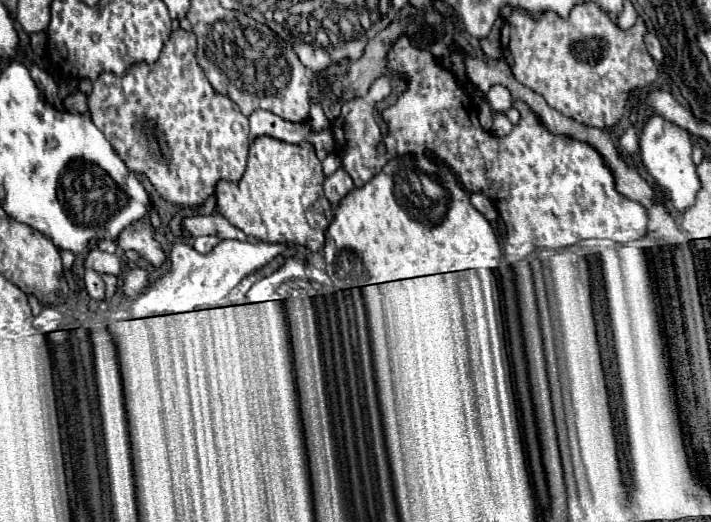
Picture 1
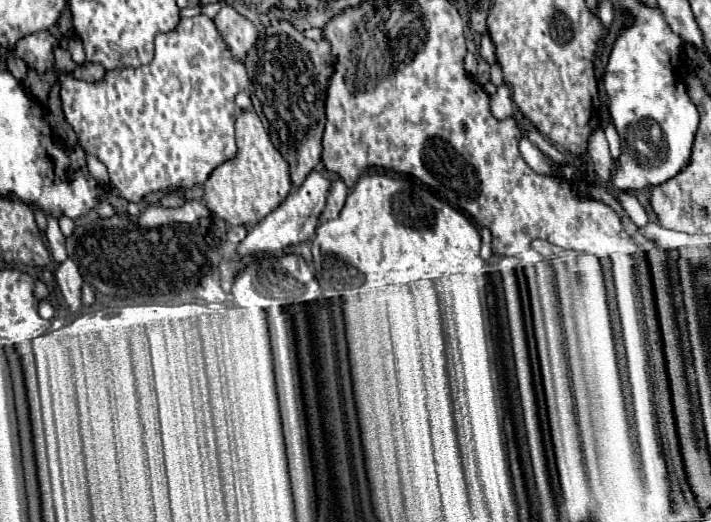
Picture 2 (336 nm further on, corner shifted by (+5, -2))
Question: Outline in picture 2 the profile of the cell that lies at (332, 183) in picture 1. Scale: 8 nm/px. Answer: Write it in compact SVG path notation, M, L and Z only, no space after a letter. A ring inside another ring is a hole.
M339 179L339 181L333 181L331 183L331 189L329 189L329 197L327 197L327 205L321 213L321 221L329 221L329 219L335 219L339 213L341 213L341 207L345 205L345 199L347 199L347 185Z

